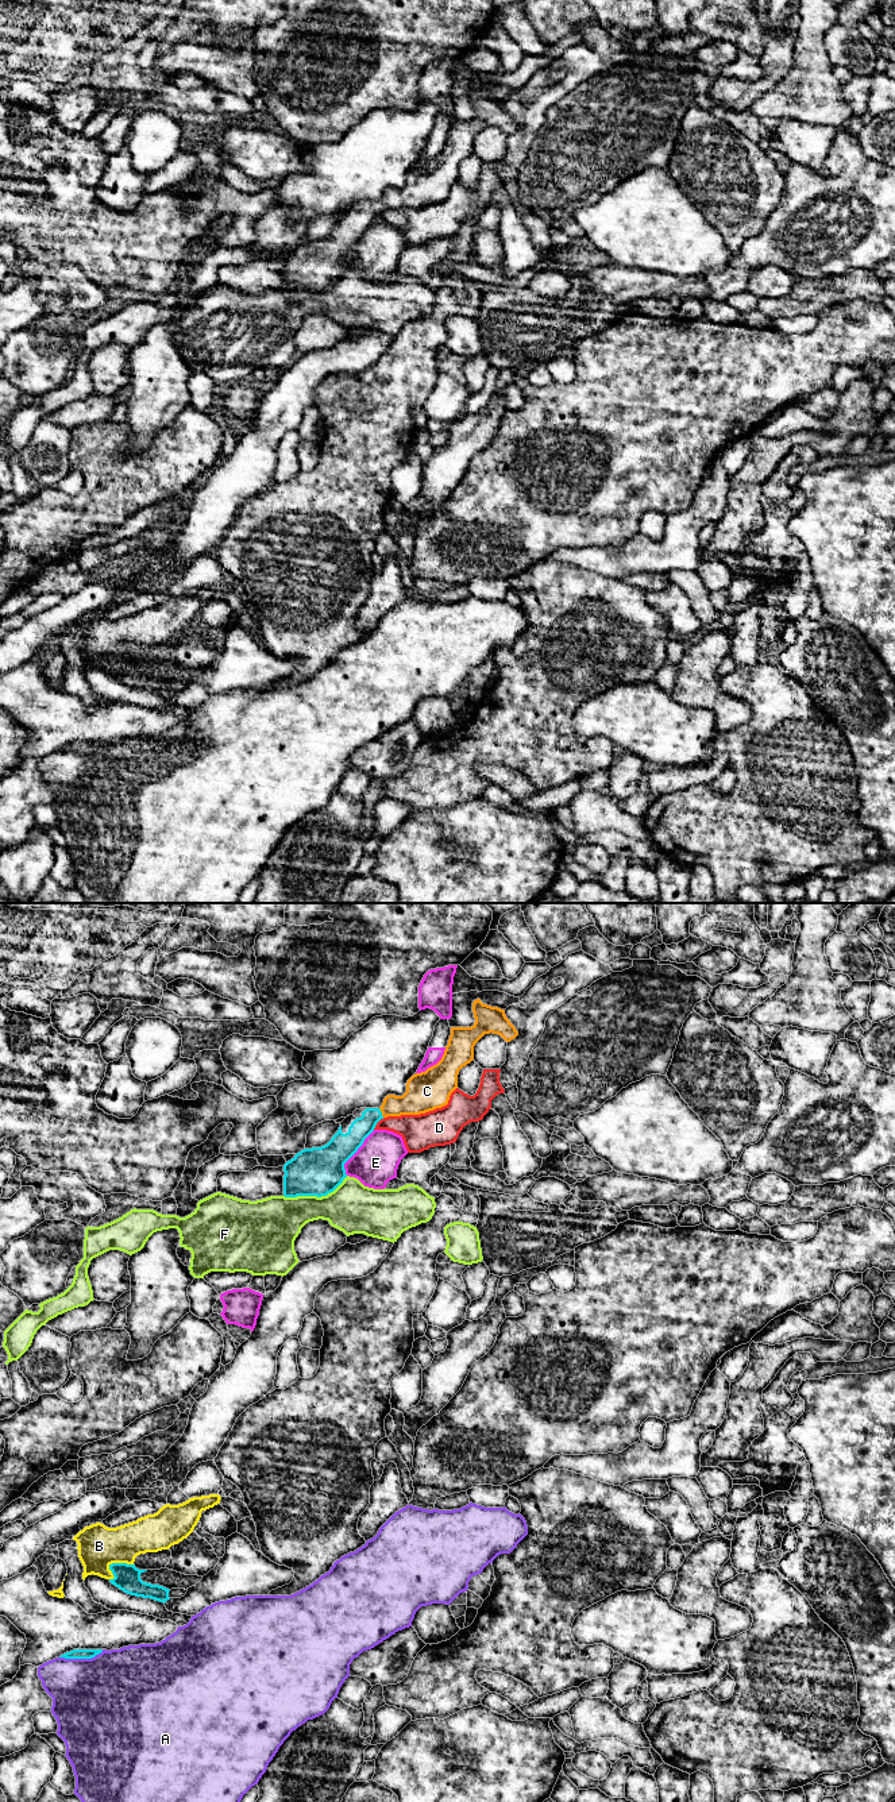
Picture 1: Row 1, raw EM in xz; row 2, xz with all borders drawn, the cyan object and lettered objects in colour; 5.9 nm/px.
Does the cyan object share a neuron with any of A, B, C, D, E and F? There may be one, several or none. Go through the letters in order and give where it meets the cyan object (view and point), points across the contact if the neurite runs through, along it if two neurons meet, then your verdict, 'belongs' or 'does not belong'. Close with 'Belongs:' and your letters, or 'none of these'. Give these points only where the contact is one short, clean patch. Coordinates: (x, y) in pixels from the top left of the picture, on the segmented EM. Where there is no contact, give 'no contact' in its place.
A: xz (81, 1658) | does not belong
B: xz (114, 1563) | does not belong
C: xz (381, 1112) | across xz (361, 1127), (373, 1115), (381, 1112), (420, 1098) | belongs
D: xz (377, 1122) | does not belong
E: xz (355, 1152) | does not belong
F: xz (315, 1195) | does not belong
Belongs: C

